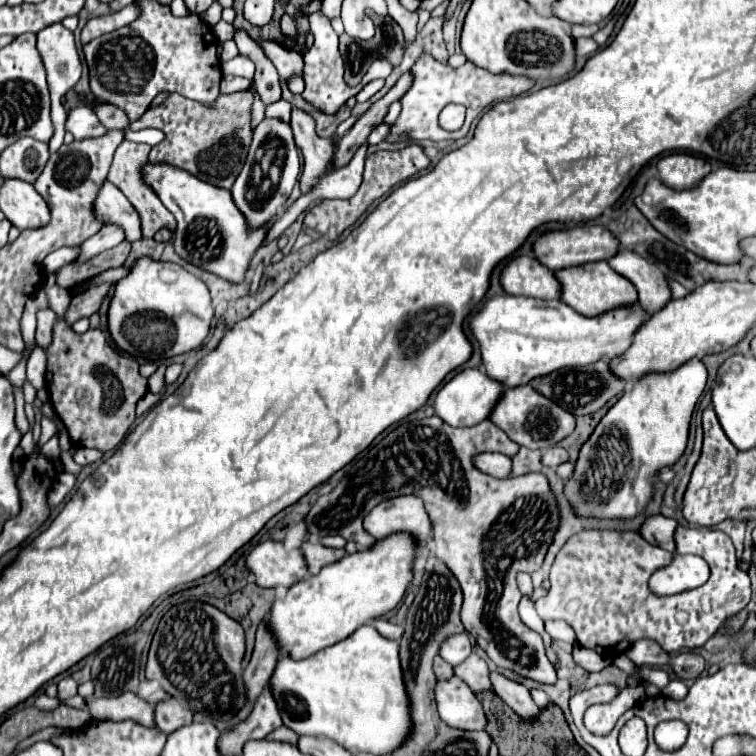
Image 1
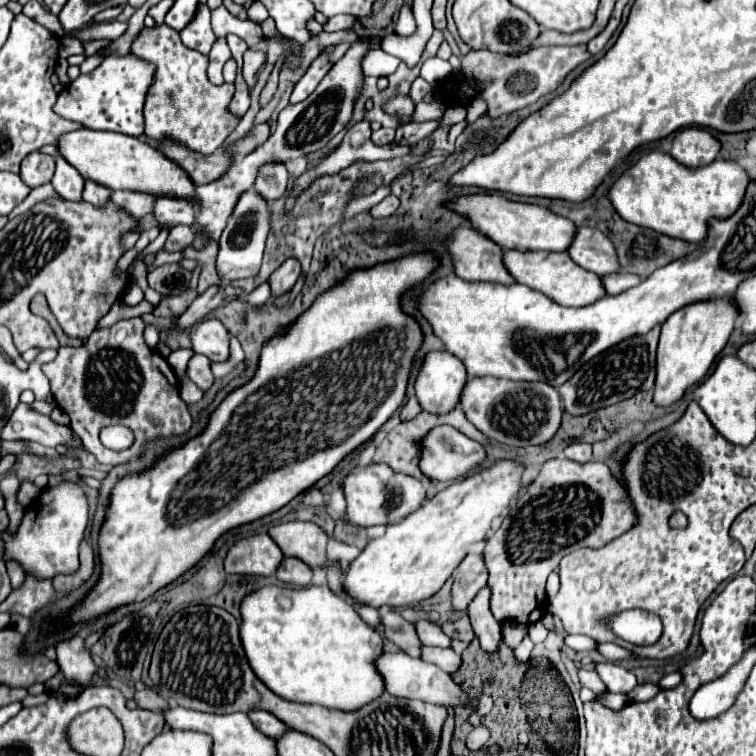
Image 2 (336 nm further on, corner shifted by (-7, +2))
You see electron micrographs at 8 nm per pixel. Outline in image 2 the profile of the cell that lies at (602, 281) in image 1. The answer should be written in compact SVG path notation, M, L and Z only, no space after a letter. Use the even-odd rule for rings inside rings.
M504 251L504 263L512 273L512 277L516 279L516 283L522 283L534 291L540 291L564 307L586 307L606 295L602 279L598 275L592 275L590 271L584 271L578 263L572 263L568 253Z

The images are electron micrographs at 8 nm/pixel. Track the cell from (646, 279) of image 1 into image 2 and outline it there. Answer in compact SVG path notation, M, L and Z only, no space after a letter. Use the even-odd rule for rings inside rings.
M580 227L568 253L580 267L600 277L622 271L612 241L598 229Z

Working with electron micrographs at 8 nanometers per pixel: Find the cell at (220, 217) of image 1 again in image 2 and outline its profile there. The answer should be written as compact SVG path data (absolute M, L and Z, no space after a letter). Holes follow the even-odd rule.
M80 129L60 137L58 141L60 155L74 165L84 179L92 179L112 191L126 189L126 191L146 191L156 197L174 197L174 199L188 199L196 205L196 185L190 175L178 165L172 163L162 151L142 143L136 137L120 135L112 131L92 131Z

